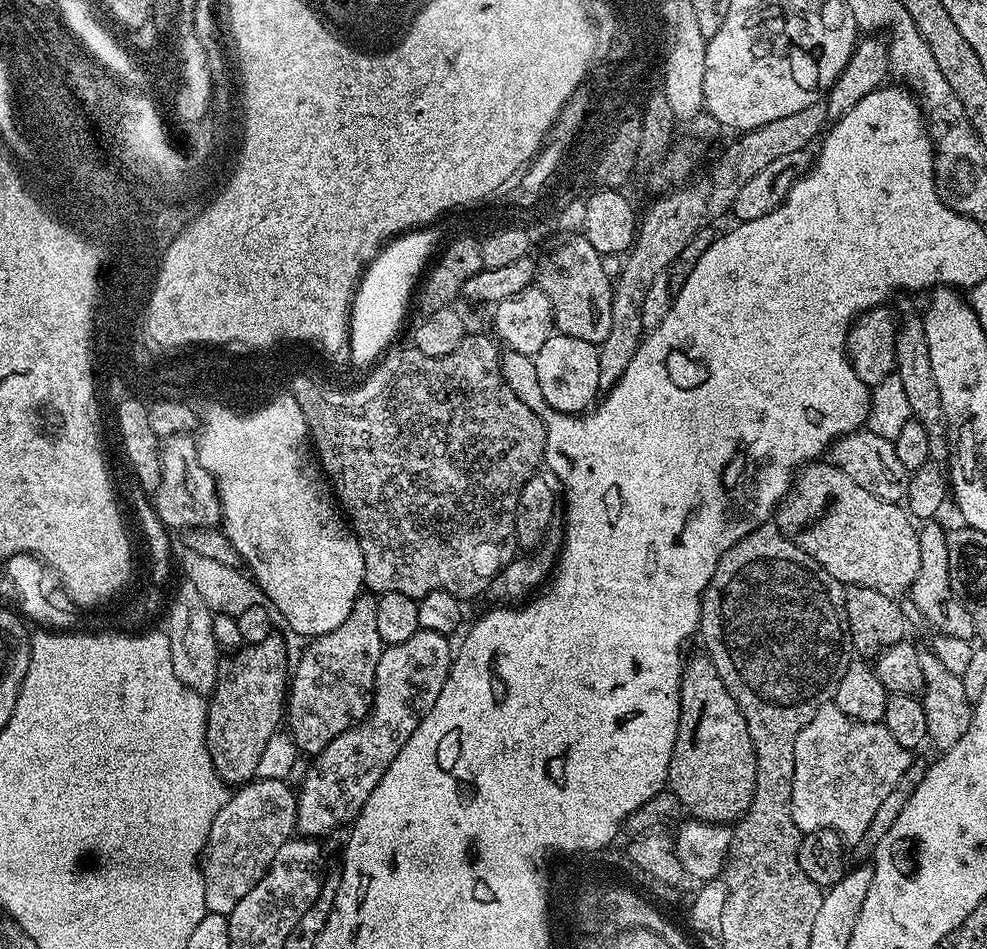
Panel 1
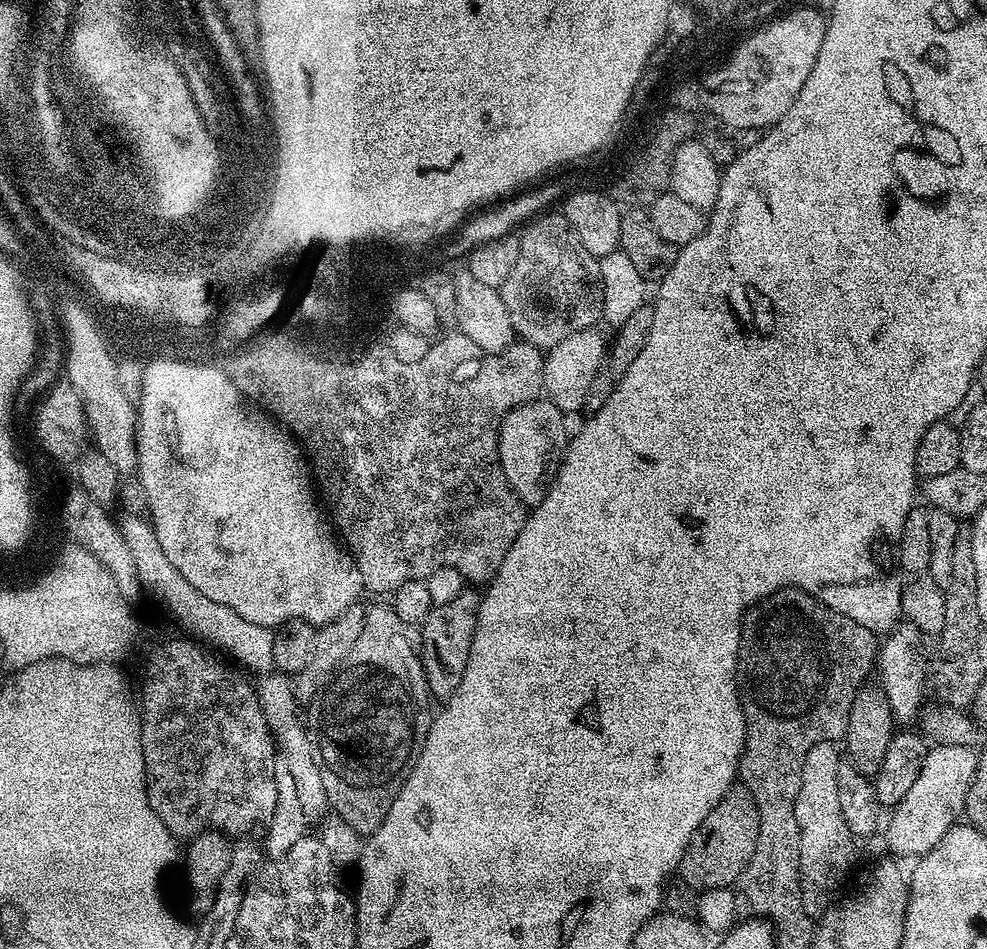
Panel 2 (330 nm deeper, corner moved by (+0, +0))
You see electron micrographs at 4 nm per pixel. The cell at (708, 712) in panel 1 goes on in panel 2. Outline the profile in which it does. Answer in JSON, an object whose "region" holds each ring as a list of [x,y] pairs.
{"region":[[[734,786],[694,830],[688,850],[680,860],[678,876],[695,890],[735,885],[754,854],[759,825],[760,815],[754,798],[747,788]]]}

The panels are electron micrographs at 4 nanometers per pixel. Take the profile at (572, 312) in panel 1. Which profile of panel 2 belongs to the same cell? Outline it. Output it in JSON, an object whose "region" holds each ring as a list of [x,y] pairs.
{"region":[[[563,214],[548,215],[537,215],[519,233],[518,262],[514,262],[514,270],[510,270],[510,278],[506,278],[506,282],[498,288],[502,302],[506,304],[506,314],[510,314],[513,333],[523,343],[532,344],[541,350],[554,347],[558,342],[562,342],[562,338],[570,338],[570,334],[578,330],[593,327],[597,323],[595,320],[599,321],[604,315],[599,259],[592,256],[590,250],[582,246],[582,242],[578,242],[578,234],[574,234],[570,222]]]}

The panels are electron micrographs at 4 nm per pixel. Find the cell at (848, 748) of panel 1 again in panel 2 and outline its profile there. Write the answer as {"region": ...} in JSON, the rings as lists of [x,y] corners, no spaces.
{"region":[[[832,742],[815,744],[810,754],[806,754],[806,762],[802,766],[802,786],[798,790],[796,799],[796,817],[800,831],[800,871],[804,880],[814,882],[825,890],[833,890],[832,888],[838,887],[843,882],[844,875],[852,864],[852,843],[854,843],[853,834],[847,828],[839,802],[838,768],[842,756],[836,753],[836,747],[837,745]]]}

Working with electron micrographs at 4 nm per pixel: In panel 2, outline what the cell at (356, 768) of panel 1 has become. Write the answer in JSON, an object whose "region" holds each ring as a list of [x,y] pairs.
{"region":[[[468,586],[465,587],[462,594],[458,594],[458,598],[452,599],[451,602],[446,602],[445,604],[435,605],[432,609],[432,613],[424,619],[422,625],[422,631],[424,631],[424,637],[421,635],[418,640],[418,647],[420,649],[420,655],[424,661],[424,673],[426,674],[426,682],[428,683],[428,691],[437,701],[443,702],[451,696],[452,691],[458,686],[458,682],[462,682],[462,674],[466,674],[466,662],[470,658],[470,646],[472,645],[472,639],[474,638],[474,630],[476,629],[476,619],[480,613],[480,601],[482,599],[481,593],[478,591],[475,592],[475,587]]]}

